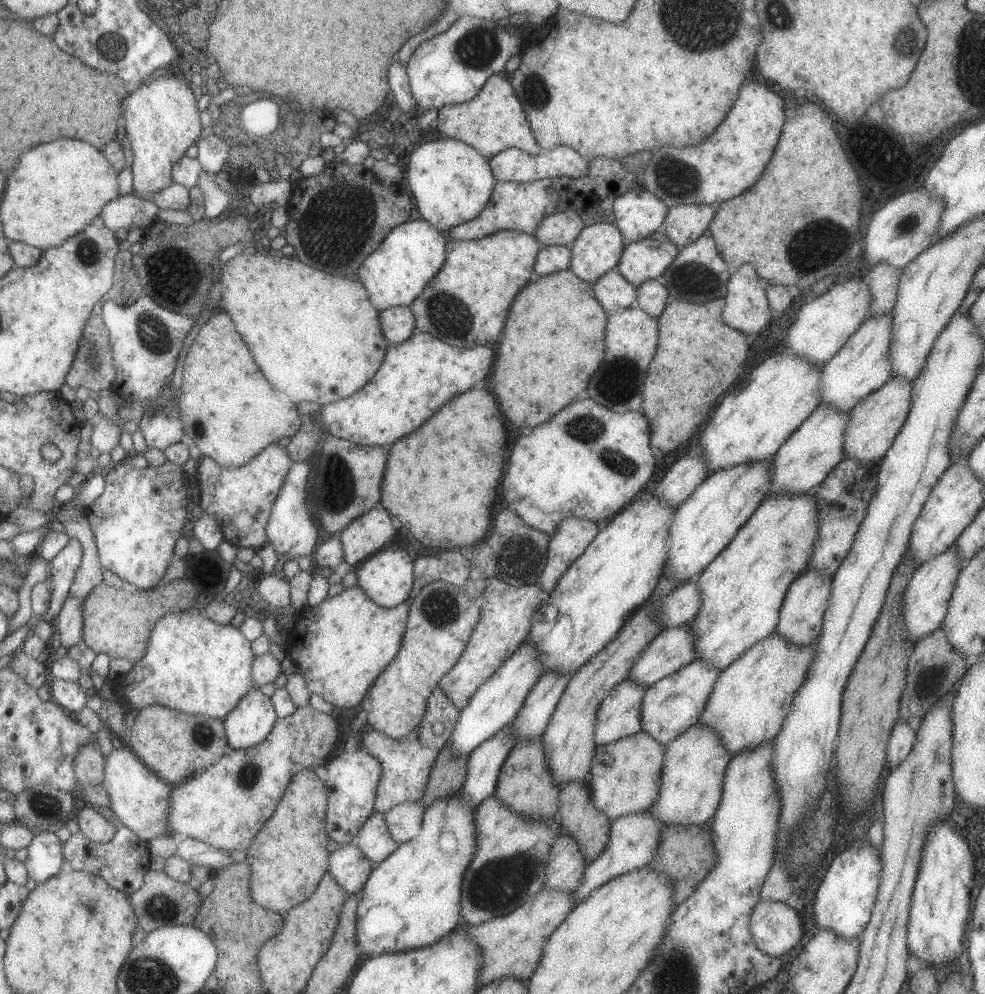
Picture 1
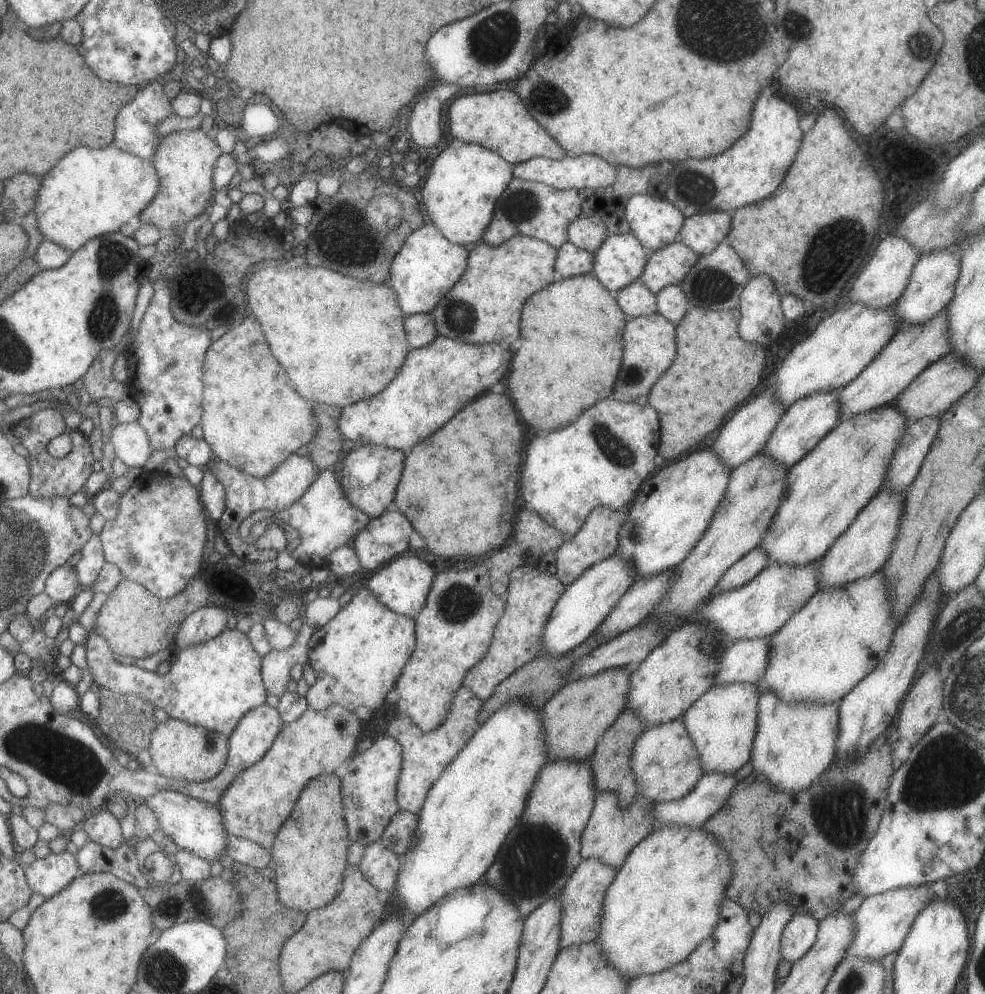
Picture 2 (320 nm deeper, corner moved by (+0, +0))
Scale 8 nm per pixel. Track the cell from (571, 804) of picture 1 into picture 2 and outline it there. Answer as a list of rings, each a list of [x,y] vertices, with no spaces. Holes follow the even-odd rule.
[[[625,707],[613,724],[598,738],[593,754],[588,763],[592,766],[592,775],[596,784],[596,794],[602,790],[613,791],[620,800],[620,805],[627,806],[636,797],[636,780],[631,767],[630,756],[635,739],[646,729],[646,724],[631,708]]]

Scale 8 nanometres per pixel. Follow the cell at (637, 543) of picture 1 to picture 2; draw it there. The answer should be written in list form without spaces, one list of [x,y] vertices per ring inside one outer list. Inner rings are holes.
[[[703,448],[696,452],[690,451],[685,458],[658,468],[651,477],[643,482],[634,496],[631,510],[621,525],[619,544],[615,552],[624,559],[632,561],[636,580],[639,577],[651,576],[662,570],[677,567],[678,562],[681,562],[689,554],[689,551],[701,538],[717,505],[725,494],[730,470],[731,468],[719,458],[712,448]]]

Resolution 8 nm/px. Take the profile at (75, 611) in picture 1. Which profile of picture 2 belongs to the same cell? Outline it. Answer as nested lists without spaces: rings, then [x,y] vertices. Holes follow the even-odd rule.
[[[92,534],[80,548],[81,557],[74,569],[80,584],[79,590],[91,589],[101,566],[105,562],[98,534]]]

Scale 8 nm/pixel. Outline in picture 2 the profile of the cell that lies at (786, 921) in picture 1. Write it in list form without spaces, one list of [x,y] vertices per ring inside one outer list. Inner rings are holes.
[[[795,912],[785,924],[780,938],[780,953],[789,962],[801,958],[814,945],[818,921],[807,913]]]

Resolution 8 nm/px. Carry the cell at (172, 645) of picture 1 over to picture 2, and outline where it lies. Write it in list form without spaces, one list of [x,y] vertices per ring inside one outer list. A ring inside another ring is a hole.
[[[94,628],[88,632],[85,642],[86,664],[94,682],[100,688],[117,694],[134,694],[147,699],[157,708],[162,708],[171,719],[177,719],[205,730],[222,734],[229,738],[239,719],[256,706],[265,704],[268,692],[261,678],[262,657],[255,652],[246,634],[237,629],[225,629],[215,638],[199,645],[191,645],[184,649],[173,648],[169,660],[170,669],[165,674],[159,674],[147,669],[135,668],[133,665],[122,665],[114,659],[114,653],[108,648],[107,641]]]

